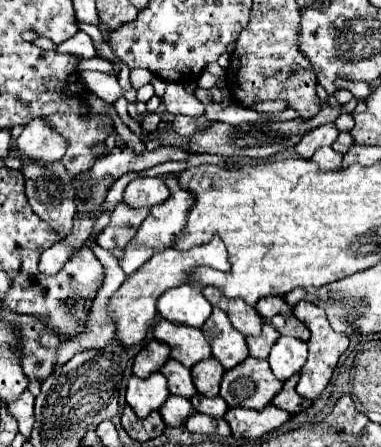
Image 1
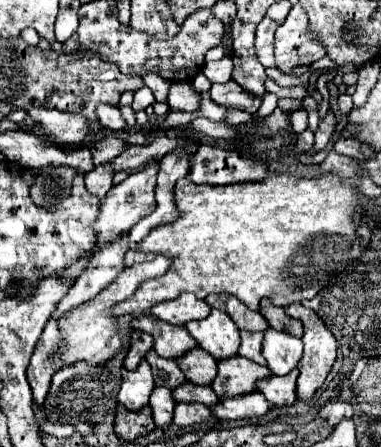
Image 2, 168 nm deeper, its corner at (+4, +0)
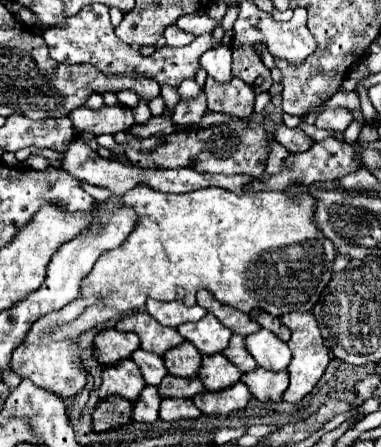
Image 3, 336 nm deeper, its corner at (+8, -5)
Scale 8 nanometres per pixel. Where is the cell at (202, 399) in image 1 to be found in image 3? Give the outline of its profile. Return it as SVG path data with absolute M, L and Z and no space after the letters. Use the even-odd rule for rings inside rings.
M166 374L158 386L158 392L162 398L192 398L204 392L204 386L200 380L180 380L178 376Z

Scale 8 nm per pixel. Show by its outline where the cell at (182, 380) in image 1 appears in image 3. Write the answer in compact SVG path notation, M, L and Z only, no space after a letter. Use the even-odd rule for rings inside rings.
M136 350L132 352L132 360L136 362L136 366L140 368L142 376L144 376L144 382L150 384L150 386L158 386L160 380L168 374L166 366L164 366L164 360L152 352L146 352L146 350Z

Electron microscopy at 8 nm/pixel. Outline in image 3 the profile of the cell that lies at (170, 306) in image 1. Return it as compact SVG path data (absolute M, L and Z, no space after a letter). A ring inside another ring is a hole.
M152 298L146 302L146 310L162 326L170 326L170 328L178 328L180 324L186 324L186 322L198 322L200 318L206 316L206 310L198 304L188 308L180 302L160 302L160 300L152 300Z

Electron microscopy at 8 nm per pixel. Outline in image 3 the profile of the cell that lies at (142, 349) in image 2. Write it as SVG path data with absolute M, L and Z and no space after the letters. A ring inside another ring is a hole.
M102 330L92 340L94 360L100 364L118 364L124 358L130 358L132 352L140 346L140 340L134 332L118 332L118 330Z

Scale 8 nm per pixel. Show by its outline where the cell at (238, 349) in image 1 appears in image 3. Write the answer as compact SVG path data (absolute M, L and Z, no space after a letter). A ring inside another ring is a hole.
M206 314L198 322L188 322L176 328L180 336L188 342L192 342L202 354L216 354L224 352L228 346L228 340L232 336L232 330L220 324L220 320L214 314Z

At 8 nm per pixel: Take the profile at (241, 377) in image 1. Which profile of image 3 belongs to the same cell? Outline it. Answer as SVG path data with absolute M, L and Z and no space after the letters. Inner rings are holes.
M212 354L212 356L202 356L198 380L204 384L206 390L224 390L240 380L242 372L228 362L222 354Z

